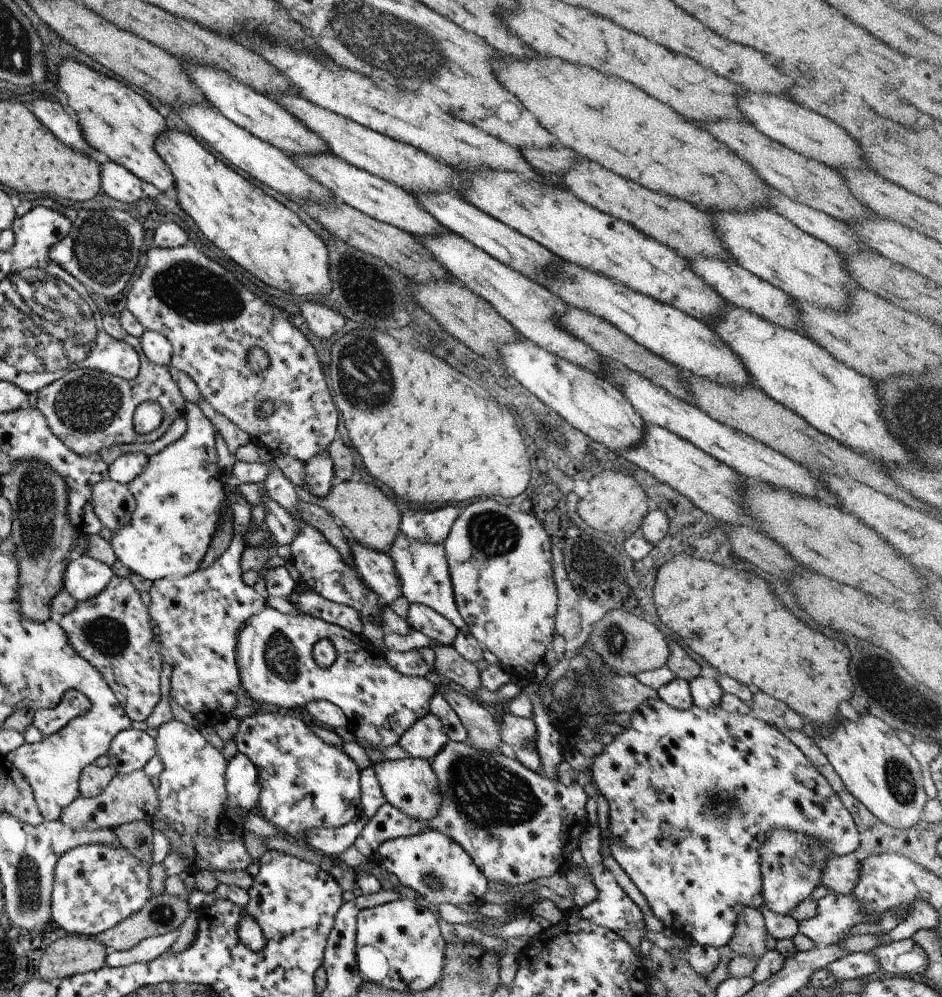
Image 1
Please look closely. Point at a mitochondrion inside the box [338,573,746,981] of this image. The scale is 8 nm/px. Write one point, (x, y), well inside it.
(486, 795)

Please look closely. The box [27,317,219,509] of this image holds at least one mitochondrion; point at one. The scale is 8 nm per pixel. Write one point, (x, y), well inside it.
(87, 405)

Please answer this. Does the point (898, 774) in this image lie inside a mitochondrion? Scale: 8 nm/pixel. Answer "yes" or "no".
yes

